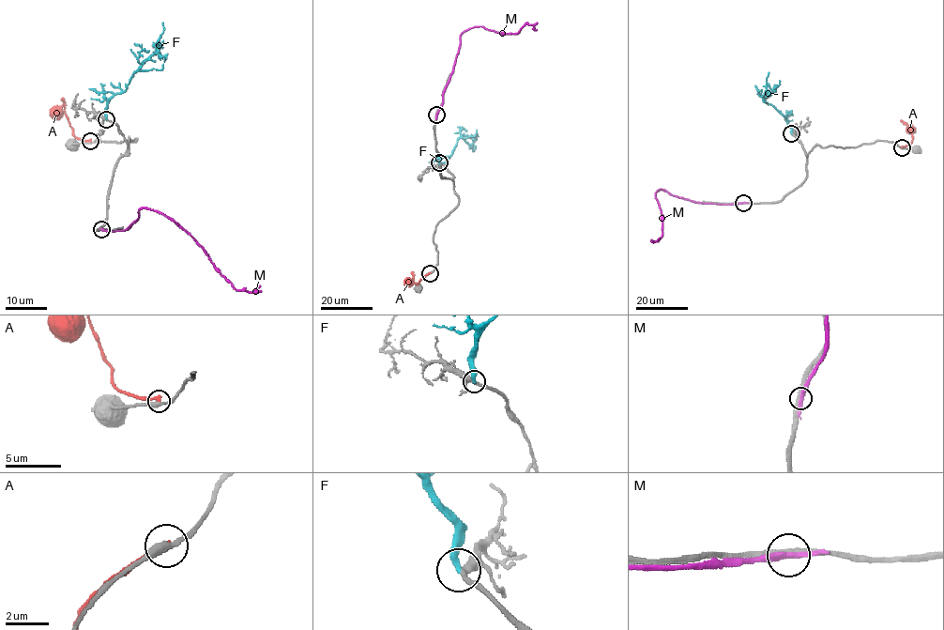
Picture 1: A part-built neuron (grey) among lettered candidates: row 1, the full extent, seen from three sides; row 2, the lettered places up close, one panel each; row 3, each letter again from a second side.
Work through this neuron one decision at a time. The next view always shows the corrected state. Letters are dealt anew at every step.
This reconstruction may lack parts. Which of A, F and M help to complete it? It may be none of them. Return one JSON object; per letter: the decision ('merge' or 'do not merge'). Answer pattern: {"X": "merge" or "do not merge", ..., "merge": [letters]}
{"A": "do not merge", "F": "do not merge", "M": "do not merge", "merge": []}

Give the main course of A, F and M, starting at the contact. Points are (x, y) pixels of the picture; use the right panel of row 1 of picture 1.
A: (902, 147), (907, 145), (912, 137), (911, 129), (900, 120)
F: (791, 133), (784, 116), (765, 100), (768, 72)
M: (743, 203), (699, 203), (661, 190), (655, 196), (663, 216), (662, 236), (653, 241), (658, 238)

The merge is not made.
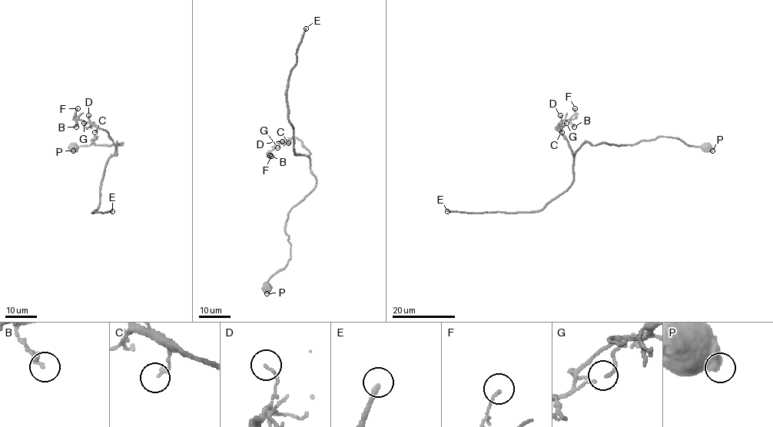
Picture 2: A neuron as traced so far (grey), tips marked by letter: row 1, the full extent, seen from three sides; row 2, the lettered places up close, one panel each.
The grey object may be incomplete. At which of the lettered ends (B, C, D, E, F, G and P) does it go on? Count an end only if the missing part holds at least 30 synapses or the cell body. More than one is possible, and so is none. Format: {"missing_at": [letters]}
{"missing_at": ["E"]}

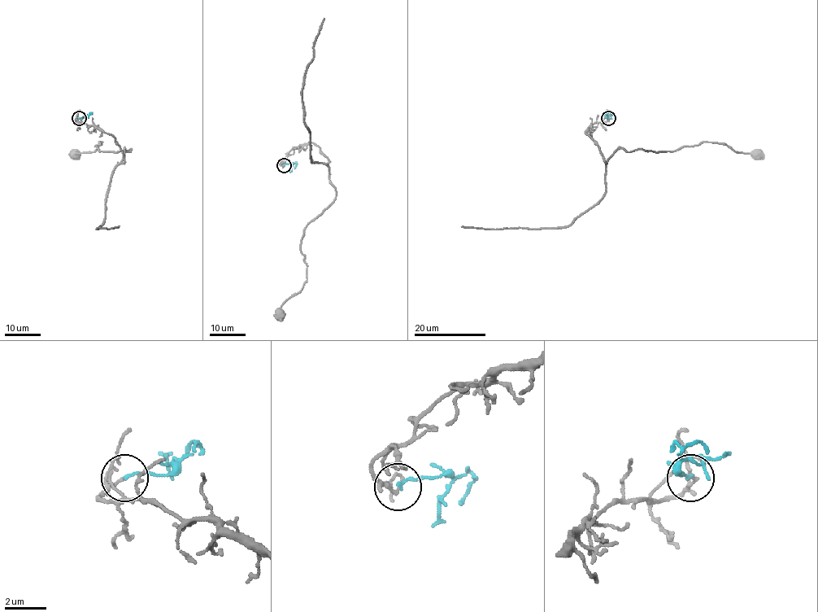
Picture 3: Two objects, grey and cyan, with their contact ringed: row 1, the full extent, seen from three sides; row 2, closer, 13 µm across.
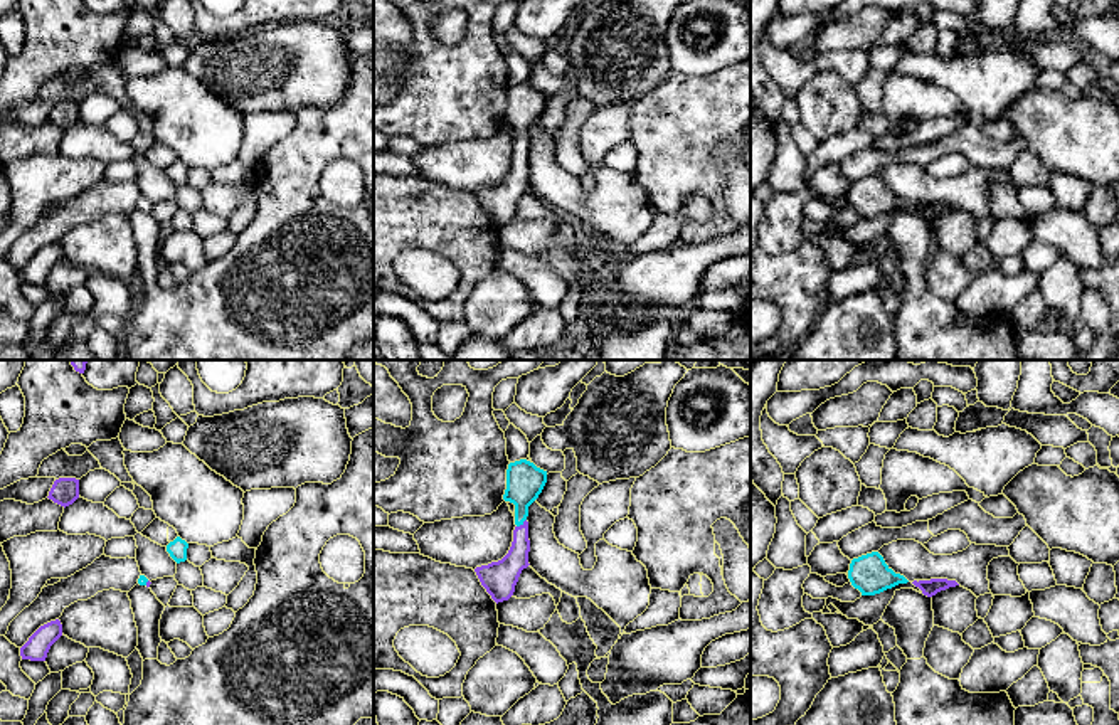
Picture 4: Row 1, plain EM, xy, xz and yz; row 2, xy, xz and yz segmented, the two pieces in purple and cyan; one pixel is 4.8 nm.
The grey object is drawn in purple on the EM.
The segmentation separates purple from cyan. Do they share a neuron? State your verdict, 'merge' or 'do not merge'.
merge

